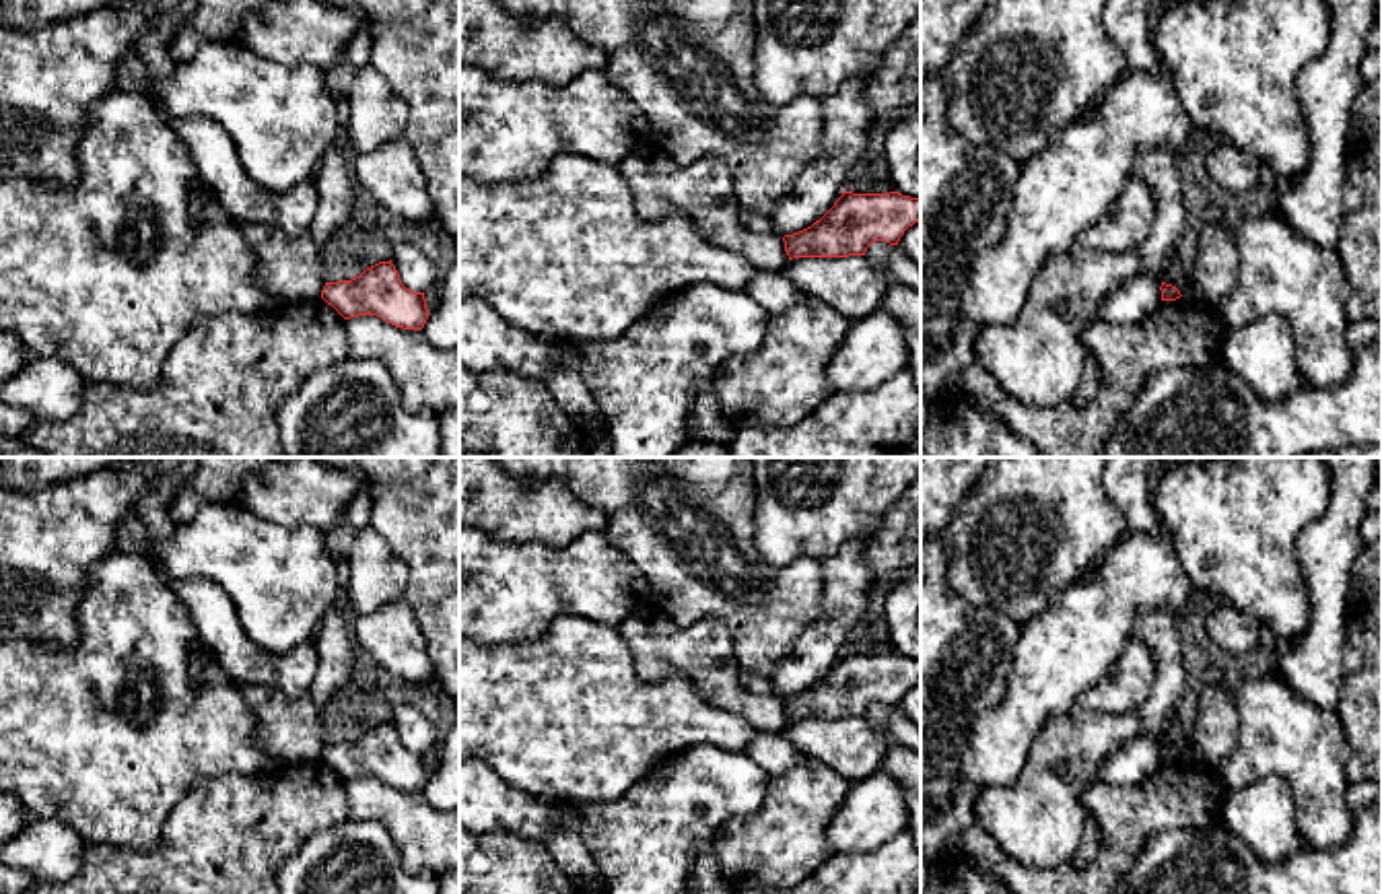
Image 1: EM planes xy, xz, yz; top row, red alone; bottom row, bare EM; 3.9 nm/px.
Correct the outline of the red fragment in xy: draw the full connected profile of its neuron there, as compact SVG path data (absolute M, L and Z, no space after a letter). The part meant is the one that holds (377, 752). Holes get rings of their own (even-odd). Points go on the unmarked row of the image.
M391 721L367 729L352 742L325 744L321 760L344 781L377 777L404 791L422 791L428 781L424 754L406 750Z

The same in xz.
M842 653L834 667L811 688L785 696L793 719L865 717L873 702L898 707L908 688L921 682L921 659Z

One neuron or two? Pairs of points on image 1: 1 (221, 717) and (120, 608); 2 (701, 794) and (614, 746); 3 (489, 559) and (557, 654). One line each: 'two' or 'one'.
1: one
2: two
3: two

